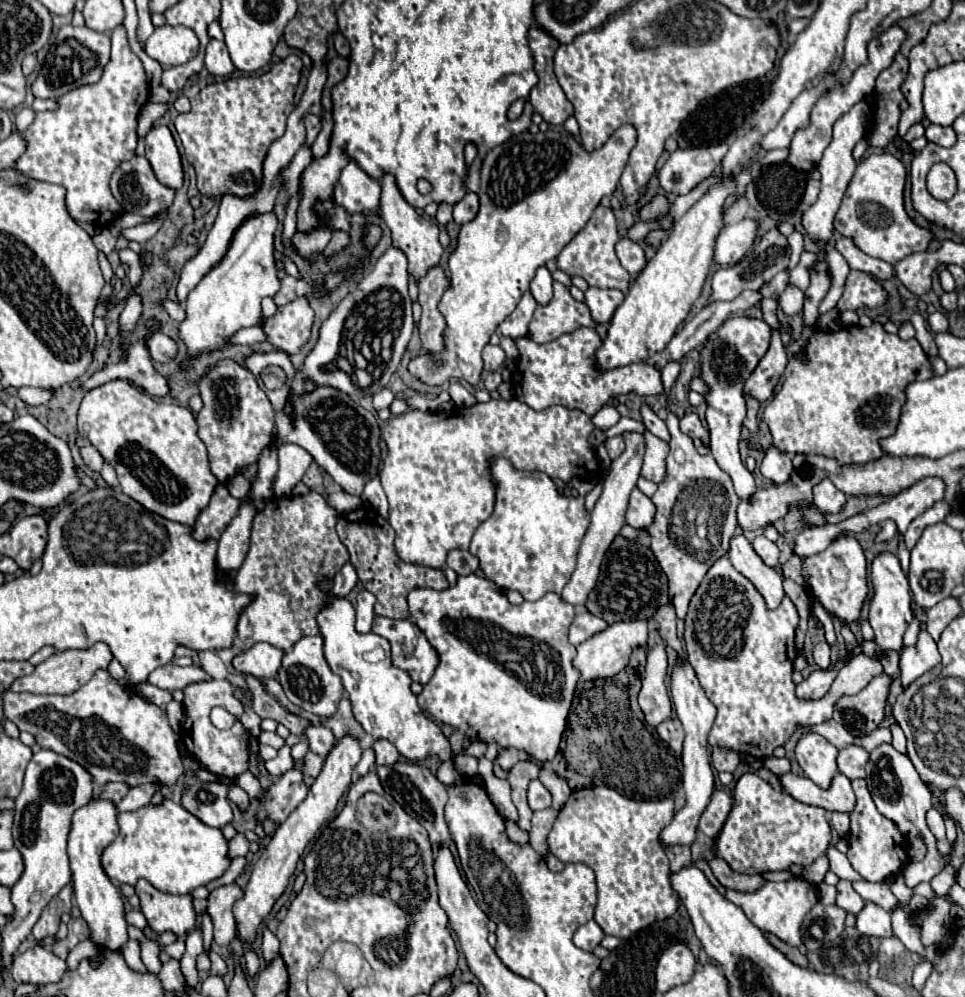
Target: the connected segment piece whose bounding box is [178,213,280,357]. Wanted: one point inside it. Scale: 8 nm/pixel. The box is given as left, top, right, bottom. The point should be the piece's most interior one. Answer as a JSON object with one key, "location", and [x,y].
{"location":[227,299]}

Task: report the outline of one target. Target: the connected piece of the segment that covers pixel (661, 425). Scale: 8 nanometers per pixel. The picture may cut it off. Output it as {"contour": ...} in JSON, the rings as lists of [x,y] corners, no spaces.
{"contour":[[[644,403],[644,405],[640,407],[640,413],[642,413],[642,421],[644,421],[644,425],[646,425],[646,429],[648,429],[650,433],[654,433],[656,437],[660,437],[660,439],[664,439],[664,441],[670,441],[670,433],[668,433],[666,423],[652,411],[650,405]]]}

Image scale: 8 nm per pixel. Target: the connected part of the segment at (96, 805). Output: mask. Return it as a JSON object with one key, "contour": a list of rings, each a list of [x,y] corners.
{"contour":[[[94,797],[90,805],[84,809],[78,809],[72,817],[72,833],[68,837],[68,855],[70,855],[70,867],[72,867],[72,885],[74,885],[74,897],[78,903],[78,909],[82,913],[82,919],[90,927],[90,941],[98,949],[98,955],[90,959],[92,967],[98,967],[96,959],[104,953],[122,953],[126,941],[128,941],[128,923],[124,919],[124,901],[118,893],[118,887],[112,885],[110,877],[102,869],[100,857],[102,851],[118,837],[118,823],[116,823],[116,807],[112,801],[100,801],[100,797]]]}

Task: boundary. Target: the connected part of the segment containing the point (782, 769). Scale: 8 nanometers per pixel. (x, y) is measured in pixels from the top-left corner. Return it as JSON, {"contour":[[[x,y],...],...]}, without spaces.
{"contour":[[[768,757],[768,759],[764,761],[764,767],[770,769],[776,777],[782,777],[784,773],[790,771],[790,763],[788,763],[786,757],[782,757],[782,759],[778,759],[778,757]]]}

